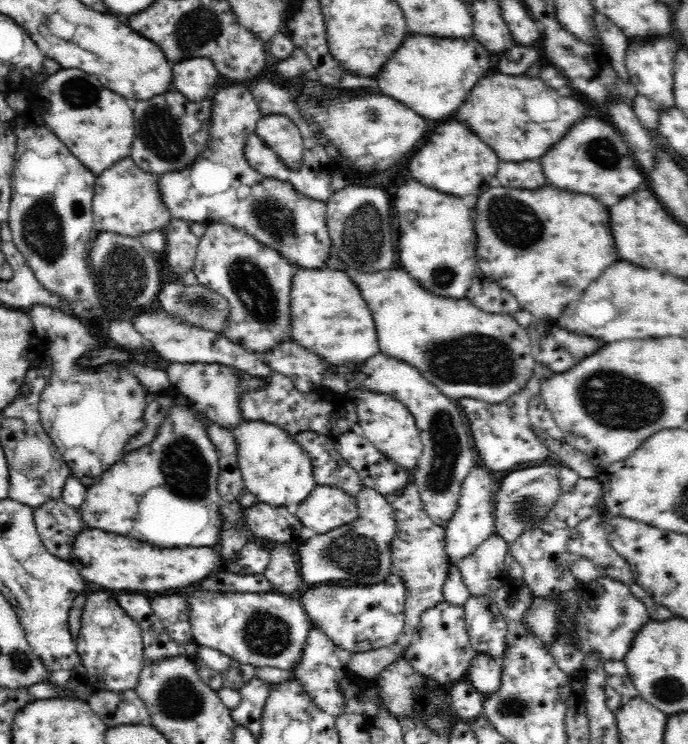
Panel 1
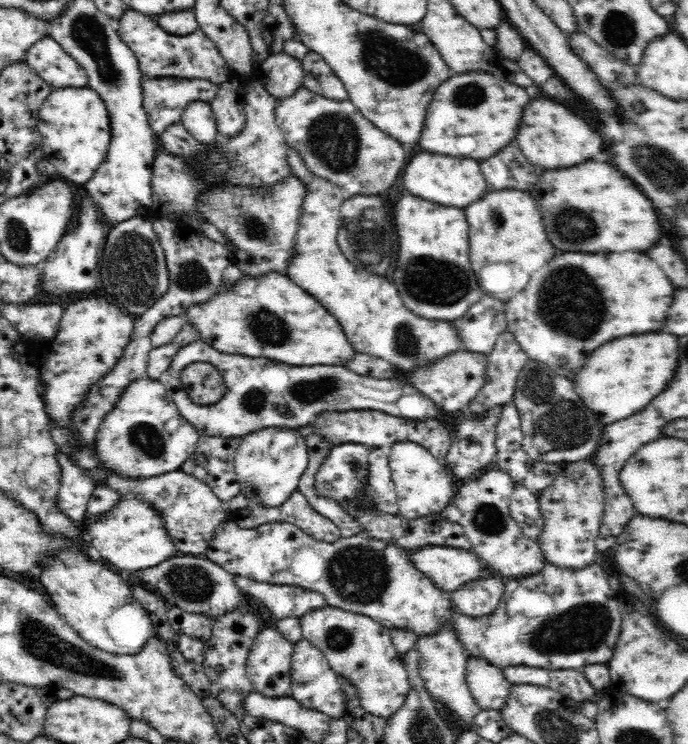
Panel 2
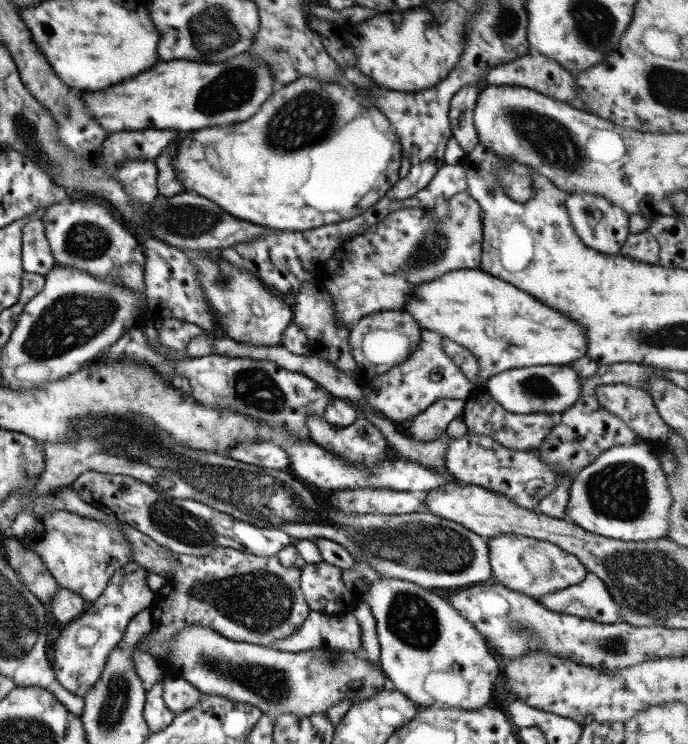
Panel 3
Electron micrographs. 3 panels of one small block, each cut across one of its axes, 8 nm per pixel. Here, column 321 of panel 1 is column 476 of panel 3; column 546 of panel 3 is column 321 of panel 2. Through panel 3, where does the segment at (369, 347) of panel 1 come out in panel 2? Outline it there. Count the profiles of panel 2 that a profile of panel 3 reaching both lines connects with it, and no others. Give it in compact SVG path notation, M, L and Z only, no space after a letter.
M268 272L260 276L243 274L235 282L225 282L218 288L215 296L209 300L194 304L182 314L186 324L194 326L200 341L209 344L218 352L226 355L242 355L248 358L276 360L291 366L343 366L348 358L357 352L346 340L340 324L328 314L310 294L306 294L300 286L296 286L288 275L280 272Z

